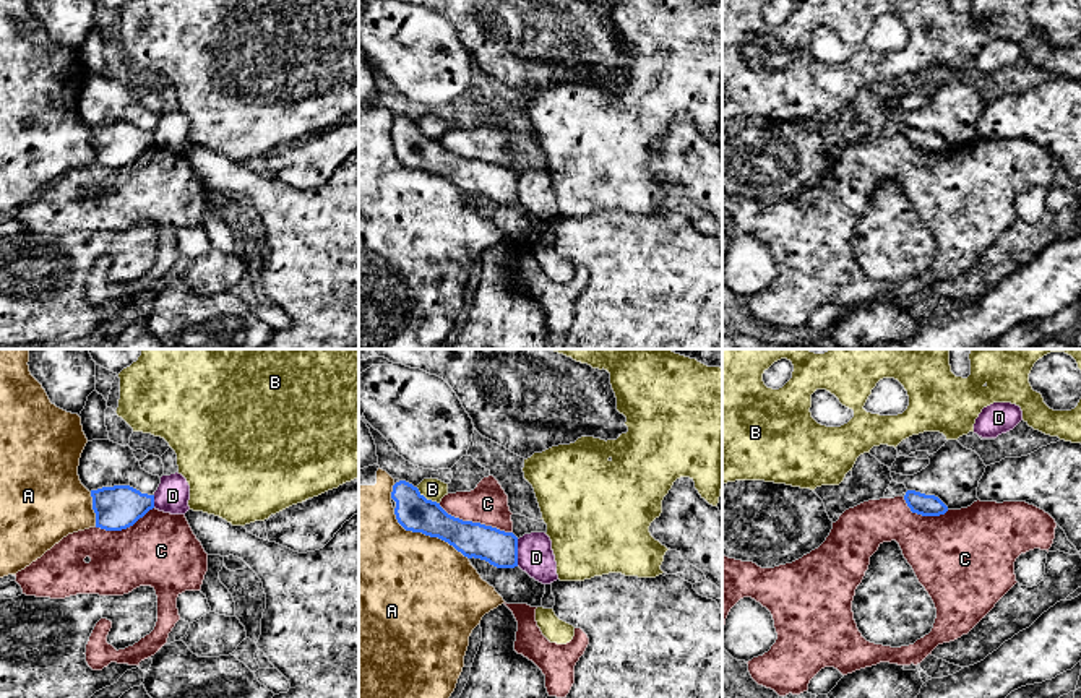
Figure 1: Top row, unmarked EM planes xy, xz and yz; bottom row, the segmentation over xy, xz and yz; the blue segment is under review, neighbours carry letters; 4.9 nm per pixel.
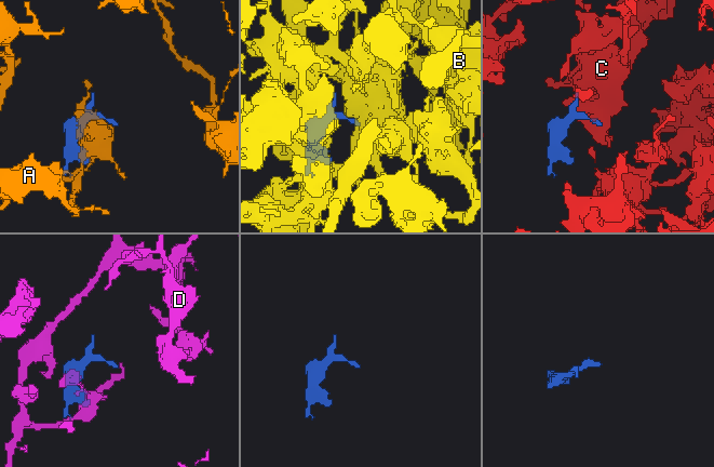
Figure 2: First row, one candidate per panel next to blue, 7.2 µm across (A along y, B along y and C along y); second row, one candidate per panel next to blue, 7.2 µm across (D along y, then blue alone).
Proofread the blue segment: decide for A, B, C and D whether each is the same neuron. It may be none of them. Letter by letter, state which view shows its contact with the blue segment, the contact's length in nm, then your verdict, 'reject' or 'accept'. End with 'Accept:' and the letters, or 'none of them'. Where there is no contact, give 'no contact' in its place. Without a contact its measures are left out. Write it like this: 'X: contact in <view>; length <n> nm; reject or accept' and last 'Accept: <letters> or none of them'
A: contact in xz; length 460 nm; reject
B: contact in xz; length 150 nm; reject
C: contact in xz; length 400 nm; reject
D: contact in xz; length 140 nm; reject
Accept: none of them

